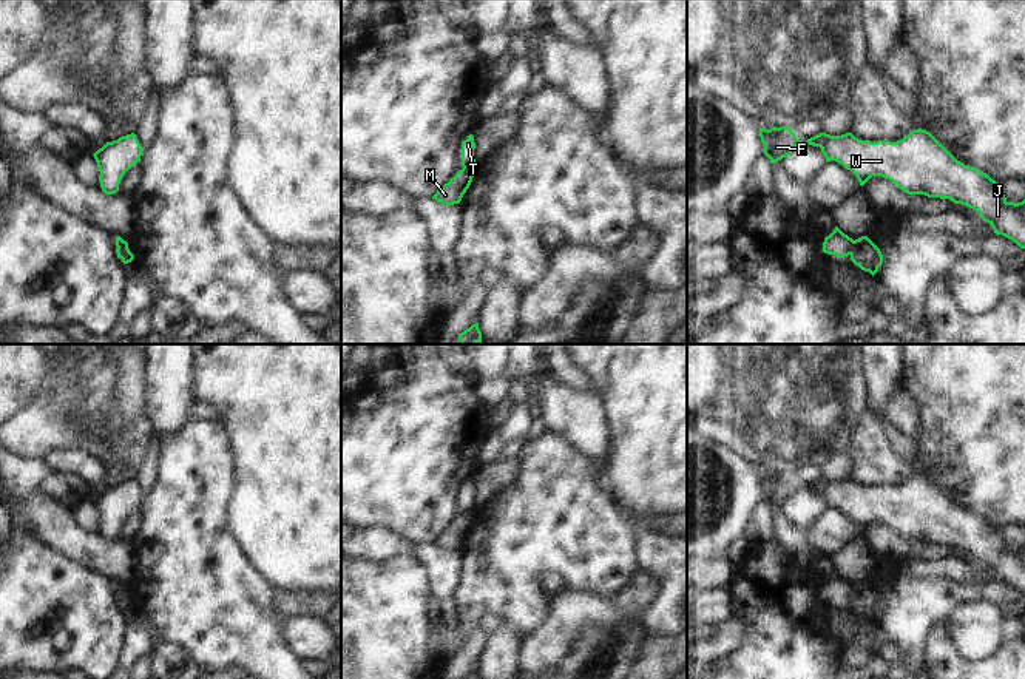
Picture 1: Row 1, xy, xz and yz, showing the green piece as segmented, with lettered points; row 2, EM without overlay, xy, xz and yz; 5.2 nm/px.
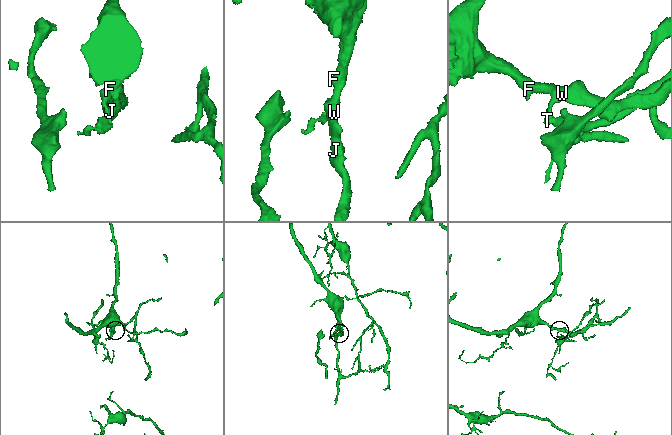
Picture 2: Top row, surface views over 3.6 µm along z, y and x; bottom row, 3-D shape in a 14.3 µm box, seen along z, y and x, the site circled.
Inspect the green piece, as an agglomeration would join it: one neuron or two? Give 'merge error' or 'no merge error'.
merge error

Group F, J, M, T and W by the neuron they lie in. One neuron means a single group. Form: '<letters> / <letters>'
F J T W / M

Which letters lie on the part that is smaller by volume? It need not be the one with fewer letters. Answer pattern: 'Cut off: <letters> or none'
Cut off: M

